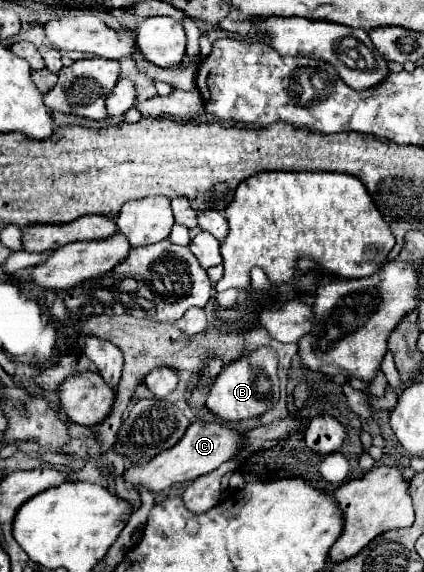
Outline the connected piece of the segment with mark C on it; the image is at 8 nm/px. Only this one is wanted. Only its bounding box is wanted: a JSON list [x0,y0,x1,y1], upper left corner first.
[123,421,239,491]

